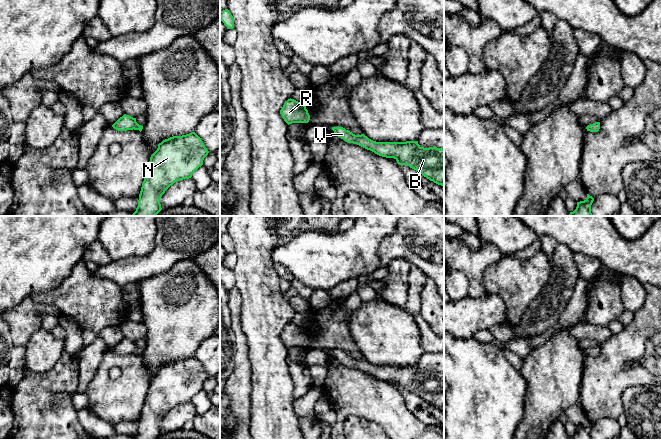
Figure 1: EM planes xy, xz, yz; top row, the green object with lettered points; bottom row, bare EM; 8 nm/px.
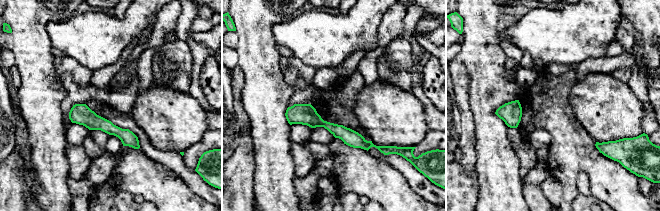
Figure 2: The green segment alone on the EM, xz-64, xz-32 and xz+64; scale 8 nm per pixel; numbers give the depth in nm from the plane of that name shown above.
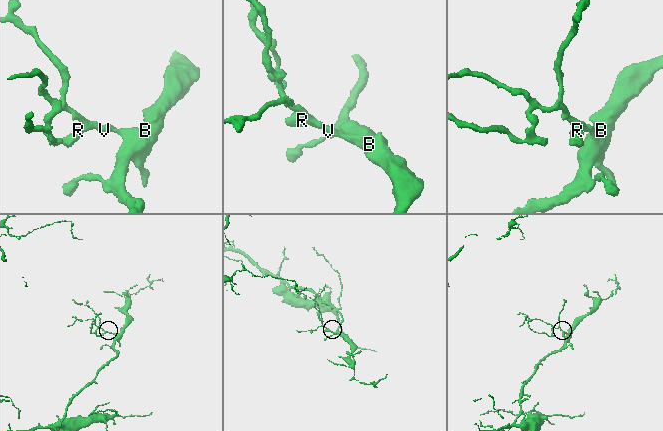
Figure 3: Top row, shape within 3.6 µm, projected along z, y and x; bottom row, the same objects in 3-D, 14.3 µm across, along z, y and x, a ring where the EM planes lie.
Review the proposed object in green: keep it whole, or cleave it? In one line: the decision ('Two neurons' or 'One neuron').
One neuron

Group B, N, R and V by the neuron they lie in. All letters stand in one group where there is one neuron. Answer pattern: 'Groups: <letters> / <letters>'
Groups: B N R V

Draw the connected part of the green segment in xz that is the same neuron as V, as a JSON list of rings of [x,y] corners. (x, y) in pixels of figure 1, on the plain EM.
[[[332,351],[332,354],[347,367],[357,368],[382,381],[394,382],[399,389],[407,389],[430,405],[444,409],[444,373],[424,372],[418,365],[376,366],[364,358],[355,359],[343,351]]]

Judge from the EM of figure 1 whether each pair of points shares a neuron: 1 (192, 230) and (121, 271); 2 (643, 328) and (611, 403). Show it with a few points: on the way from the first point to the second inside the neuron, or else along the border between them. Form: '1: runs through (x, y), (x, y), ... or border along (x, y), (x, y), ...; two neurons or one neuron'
1: runs through (174, 244), (155, 263), (139, 267); one neuron
2: runs through (624, 347), (611, 360), (611, 384); one neuron

